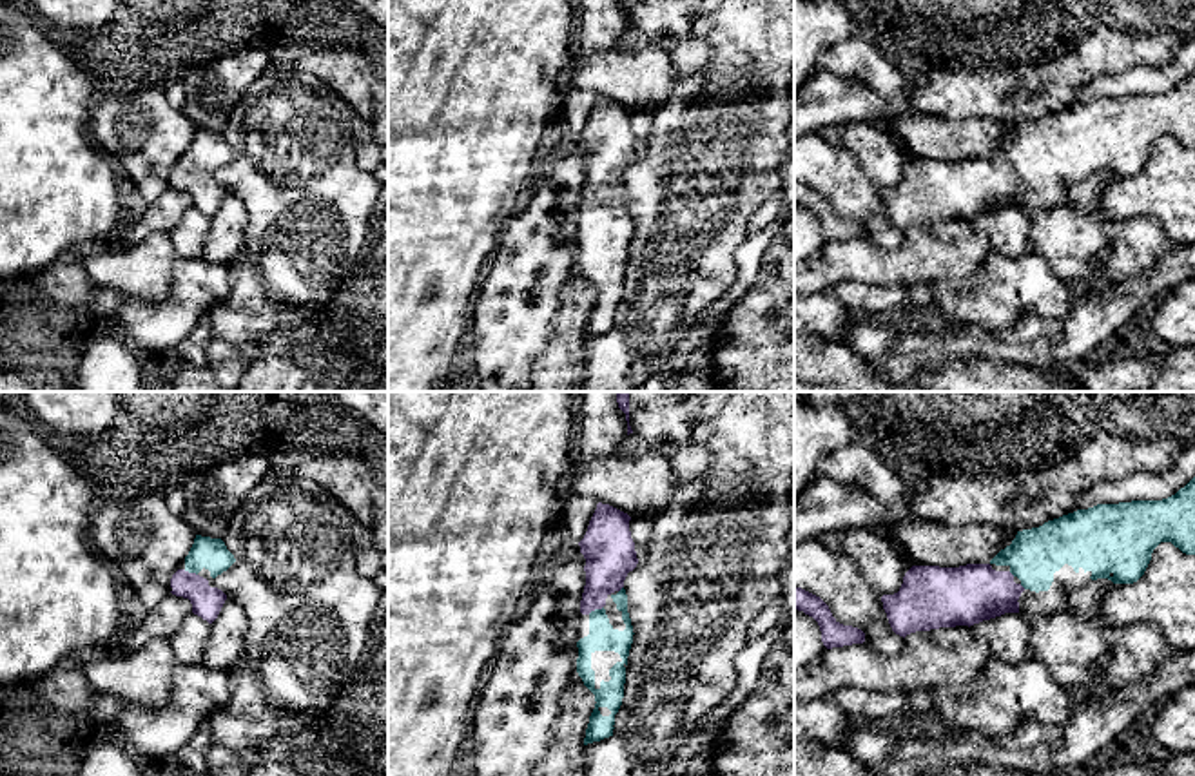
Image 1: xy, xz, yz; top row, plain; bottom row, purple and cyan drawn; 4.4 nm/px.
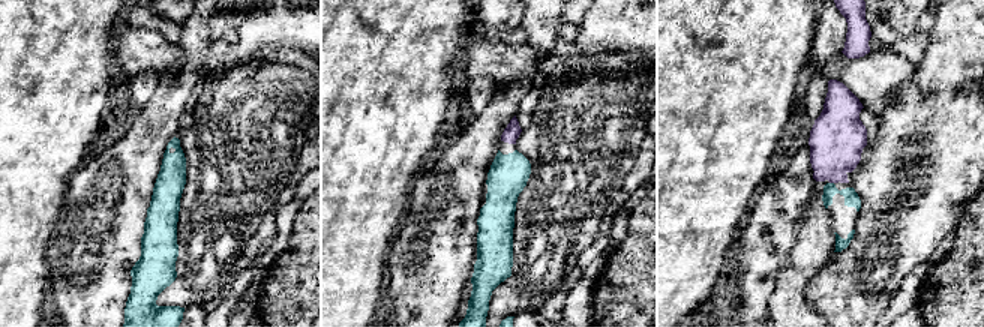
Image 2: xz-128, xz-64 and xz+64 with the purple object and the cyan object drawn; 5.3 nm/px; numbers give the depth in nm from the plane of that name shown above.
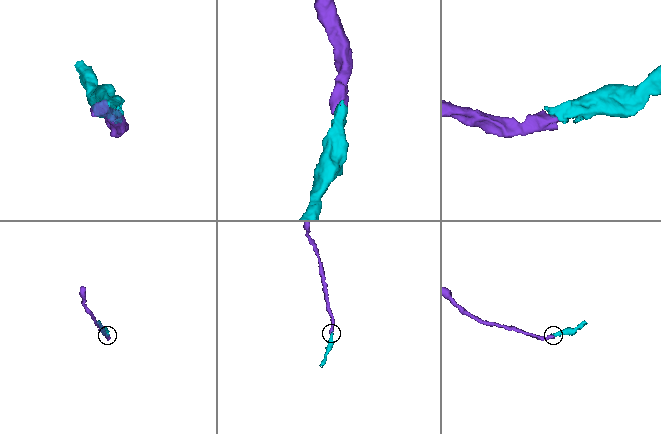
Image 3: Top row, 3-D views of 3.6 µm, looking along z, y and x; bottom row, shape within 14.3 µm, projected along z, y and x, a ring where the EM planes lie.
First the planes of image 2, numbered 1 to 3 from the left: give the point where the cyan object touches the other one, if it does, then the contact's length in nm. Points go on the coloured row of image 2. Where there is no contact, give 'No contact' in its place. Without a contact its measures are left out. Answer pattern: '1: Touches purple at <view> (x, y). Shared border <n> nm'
1: No contact
2: No contact
3: Touches purple at xz+64 (831, 182). Shared border 30 nm

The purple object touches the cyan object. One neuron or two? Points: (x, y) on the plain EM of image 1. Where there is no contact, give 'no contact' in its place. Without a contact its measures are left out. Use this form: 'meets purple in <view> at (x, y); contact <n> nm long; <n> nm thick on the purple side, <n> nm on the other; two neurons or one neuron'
meets purple in xz at (595, 202); contact 80 nm long; 220 nm thick on the purple side, 120 nm on the other; one neuron

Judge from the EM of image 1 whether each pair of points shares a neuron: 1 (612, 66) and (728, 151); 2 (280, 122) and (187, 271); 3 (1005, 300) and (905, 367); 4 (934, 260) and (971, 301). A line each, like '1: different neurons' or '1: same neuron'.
1: different neurons
2: different neurons
3: different neurons
4: different neurons

